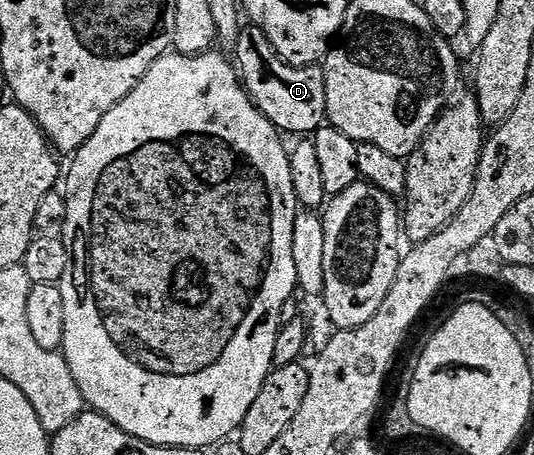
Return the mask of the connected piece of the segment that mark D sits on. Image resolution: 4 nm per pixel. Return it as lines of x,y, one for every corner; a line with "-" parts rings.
246,27
233,42
233,60
250,100
283,134
313,135
323,128
326,116
324,72
318,65
290,65
256,27

